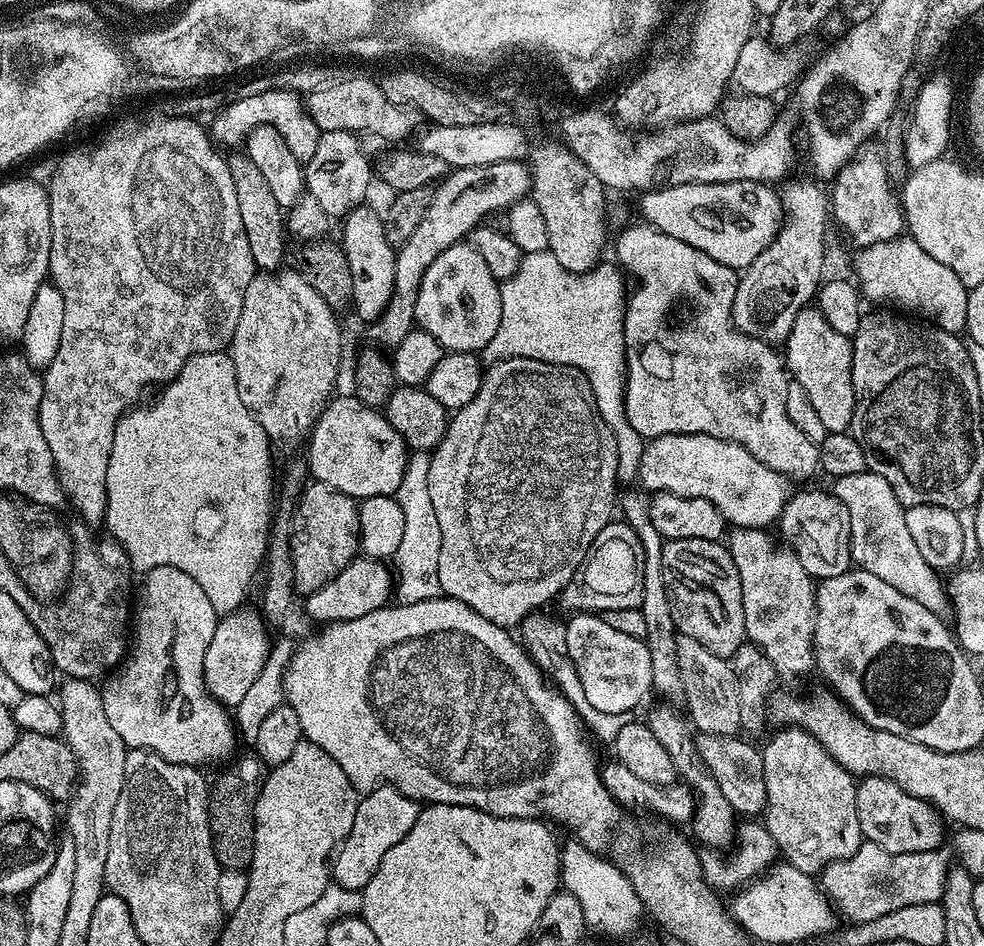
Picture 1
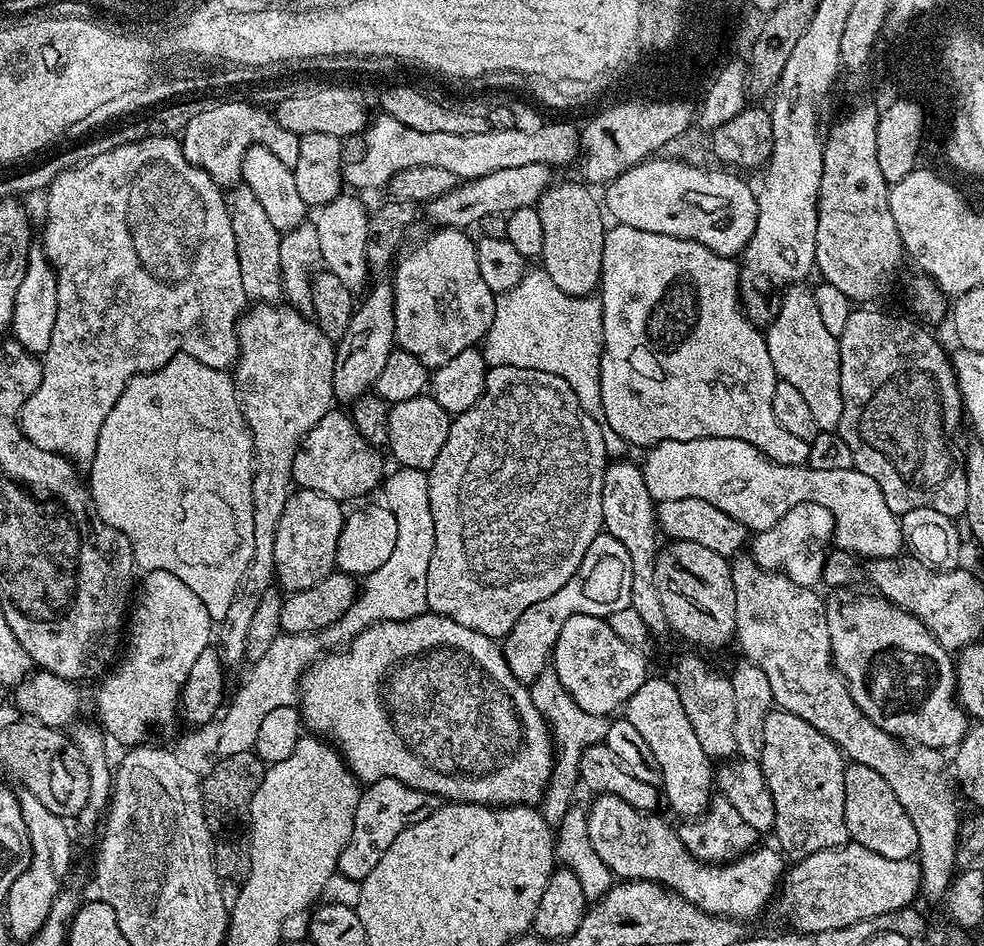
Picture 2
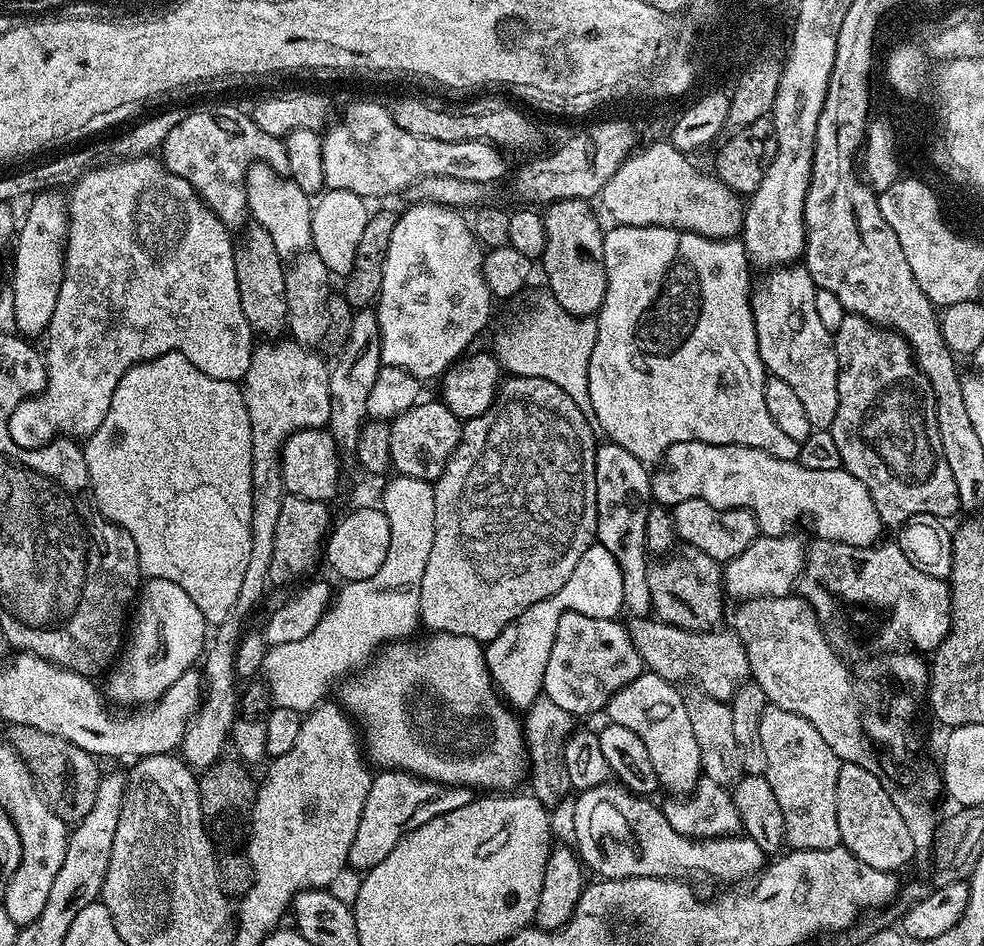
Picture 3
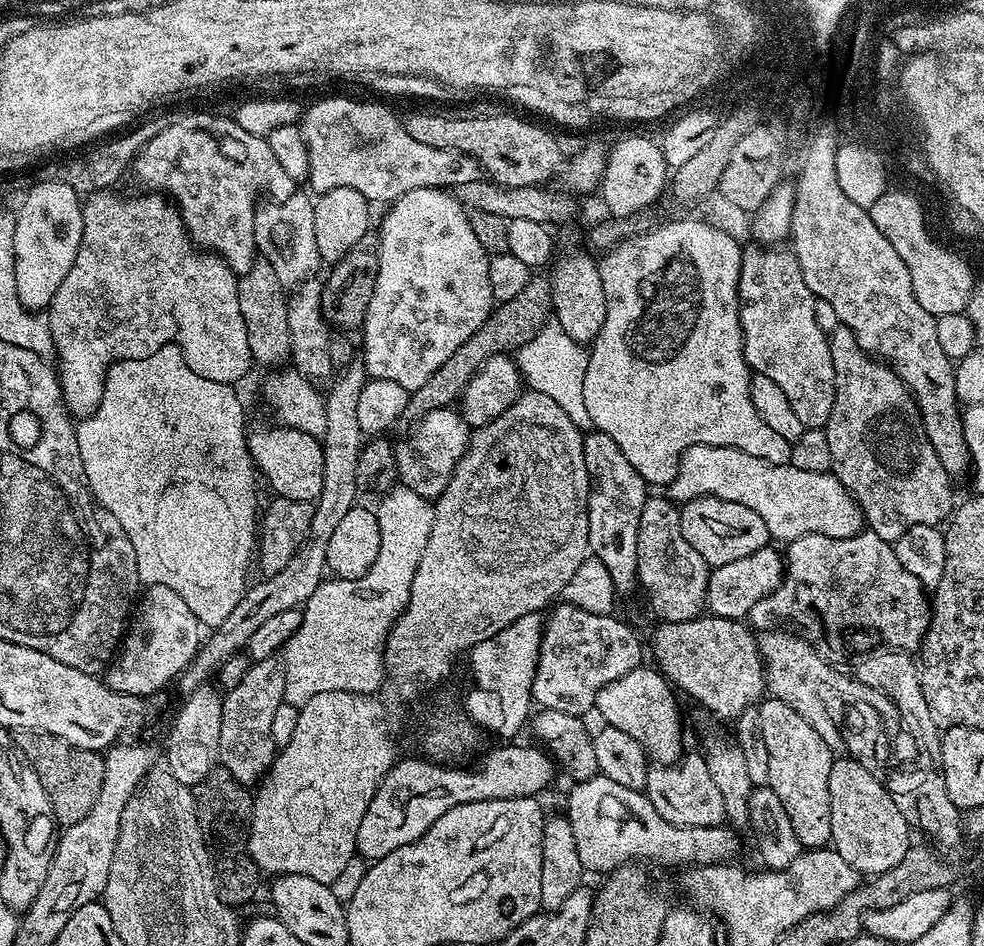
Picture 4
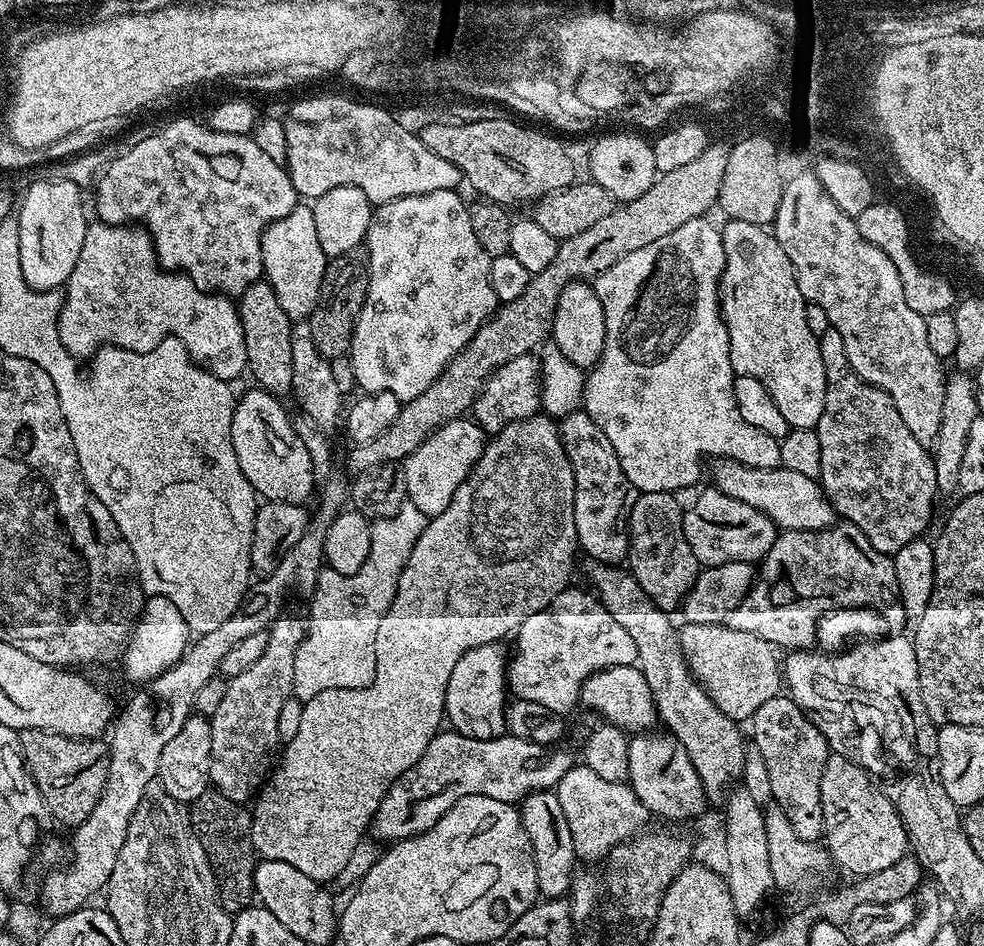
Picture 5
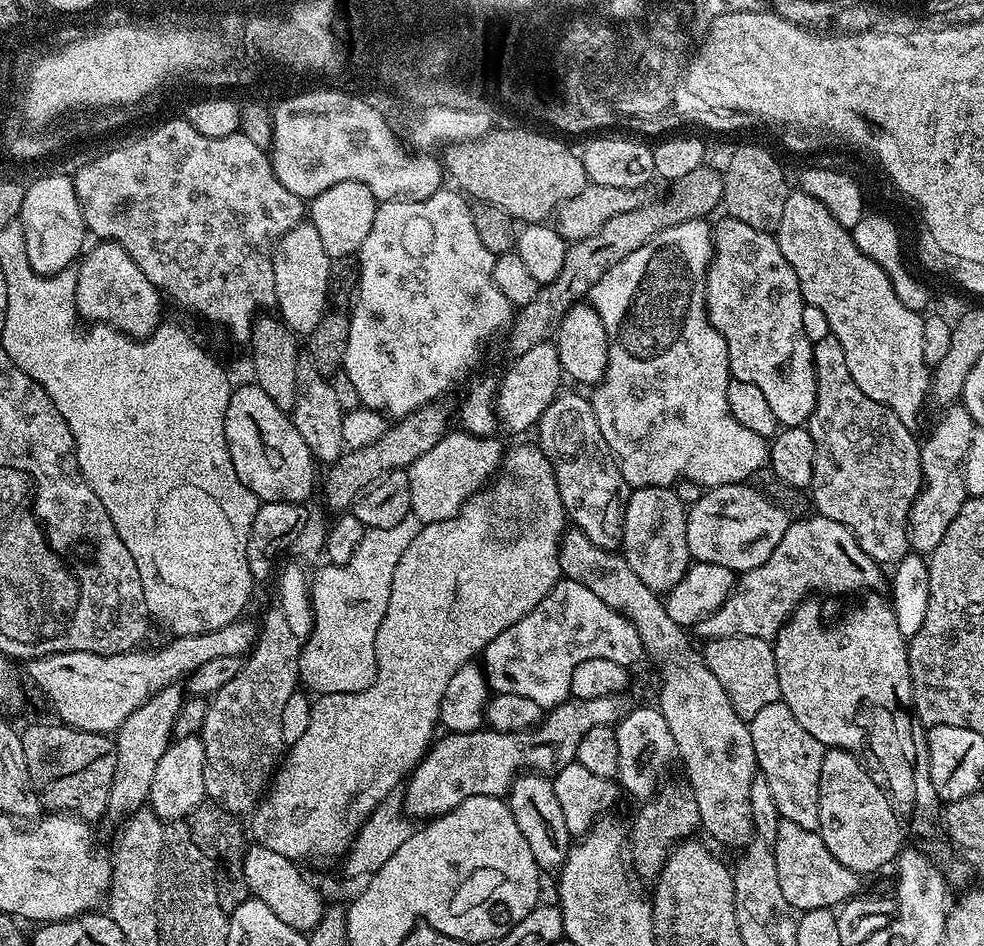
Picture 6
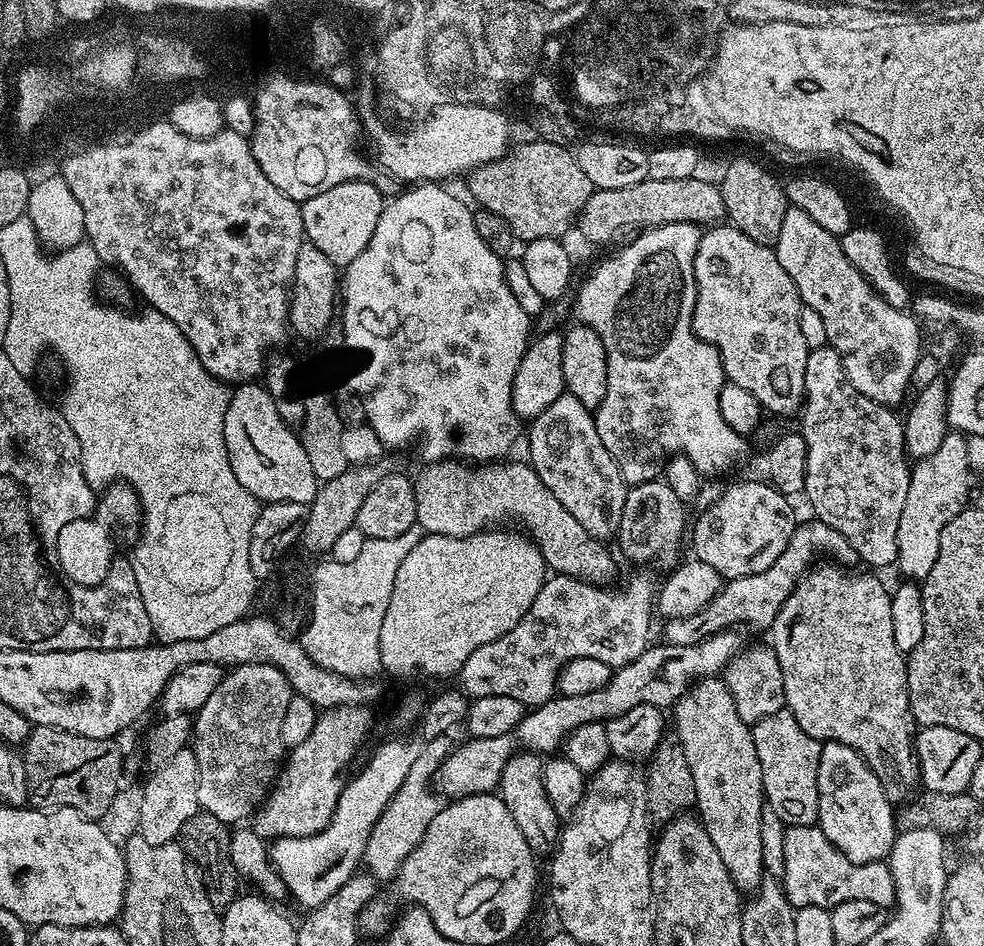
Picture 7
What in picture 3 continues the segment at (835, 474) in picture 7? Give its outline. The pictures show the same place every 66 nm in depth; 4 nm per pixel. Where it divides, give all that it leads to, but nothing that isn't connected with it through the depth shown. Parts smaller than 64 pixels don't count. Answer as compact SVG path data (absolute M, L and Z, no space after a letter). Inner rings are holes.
M846 314L834 333L838 358L838 414L830 429L838 445L845 472L858 478L870 490L874 506L885 526L905 524L914 514L934 514L943 520L961 511L958 486L950 474L950 462L940 451L940 432L936 429L936 409L930 403L930 389L917 375L916 357L904 337L885 330L862 316Z

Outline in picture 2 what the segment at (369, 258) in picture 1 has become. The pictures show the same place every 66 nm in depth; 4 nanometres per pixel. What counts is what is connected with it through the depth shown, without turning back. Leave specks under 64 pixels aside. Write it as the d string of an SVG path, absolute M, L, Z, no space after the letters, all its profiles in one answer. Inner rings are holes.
M341 194L335 196L329 204L319 205L320 212L314 217L318 230L318 246L323 267L332 272L342 286L346 286L353 294L359 293L359 288L370 277L367 262L367 236L369 209L364 209L364 204L356 196Z

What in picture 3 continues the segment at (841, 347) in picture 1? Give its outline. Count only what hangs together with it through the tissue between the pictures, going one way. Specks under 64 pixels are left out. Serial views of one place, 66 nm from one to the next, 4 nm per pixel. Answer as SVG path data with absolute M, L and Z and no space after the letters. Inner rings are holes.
M781 266L773 268L760 285L753 287L750 292L752 301L752 317L754 330L758 338L758 354L762 358L765 369L771 375L782 378L782 382L790 385L798 394L806 418L810 418L813 429L831 429L834 414L838 414L838 358L836 357L836 342L833 333L822 326L818 318L818 310L814 307L816 284L810 278L808 269L803 266Z

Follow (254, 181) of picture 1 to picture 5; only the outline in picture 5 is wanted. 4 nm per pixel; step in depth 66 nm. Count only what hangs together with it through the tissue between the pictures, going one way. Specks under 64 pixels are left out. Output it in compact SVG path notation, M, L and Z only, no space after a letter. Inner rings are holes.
M262 278L251 284L238 298L240 321L246 338L246 358L248 372L255 383L274 397L284 398L292 391L292 375L294 361L290 346L292 345L292 329L294 321L282 310L278 302L278 294L274 292L267 279Z

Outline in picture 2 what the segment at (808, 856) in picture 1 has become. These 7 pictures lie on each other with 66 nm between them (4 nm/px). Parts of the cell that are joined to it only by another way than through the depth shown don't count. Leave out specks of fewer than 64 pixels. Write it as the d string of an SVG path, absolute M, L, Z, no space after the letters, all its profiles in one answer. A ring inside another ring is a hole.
M772 710L765 720L758 763L766 774L774 798L775 843L785 857L793 861L804 860L810 854L818 854L827 848L842 848L849 843L844 785L846 760L826 734L798 718L798 714Z

